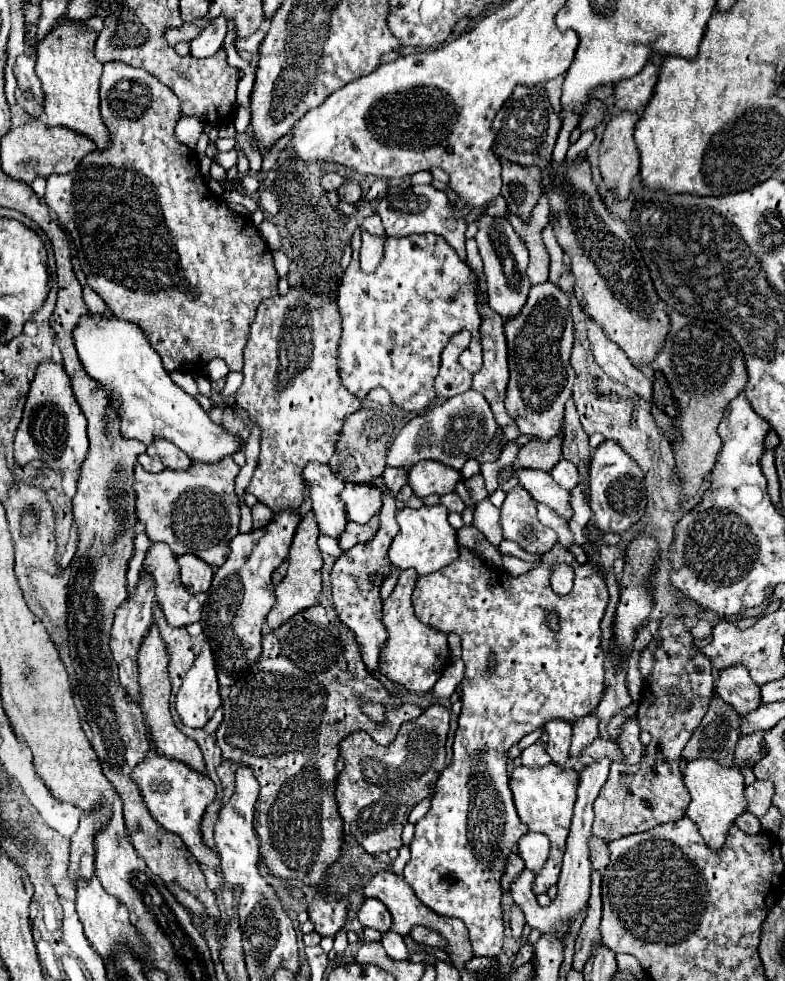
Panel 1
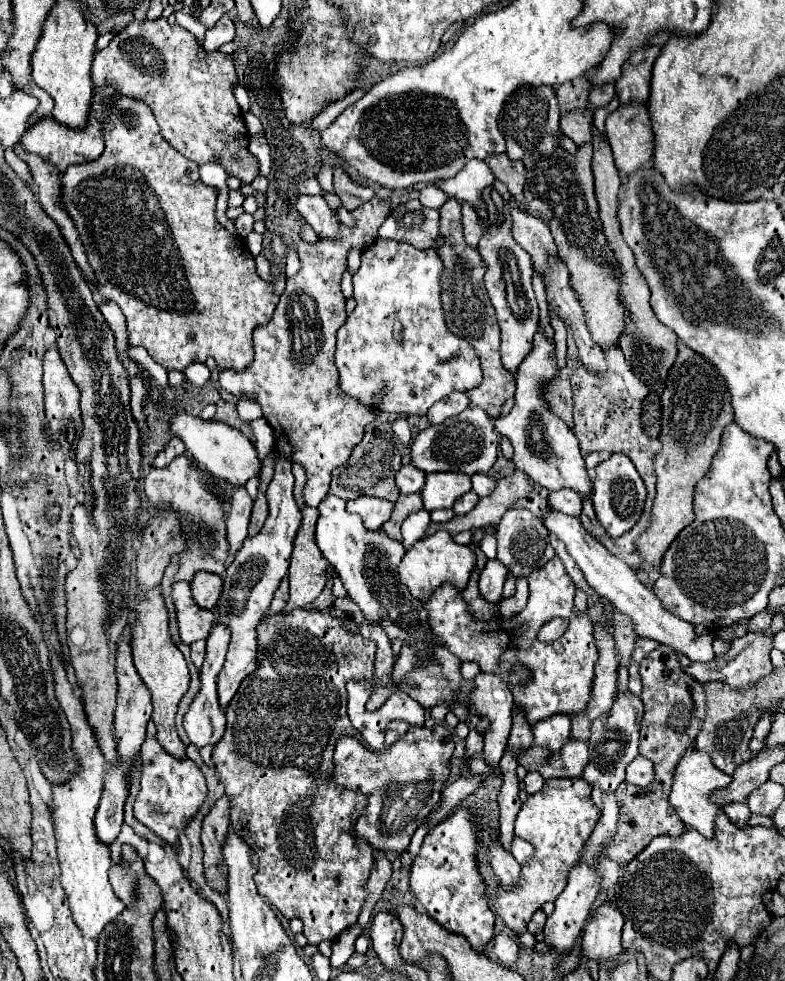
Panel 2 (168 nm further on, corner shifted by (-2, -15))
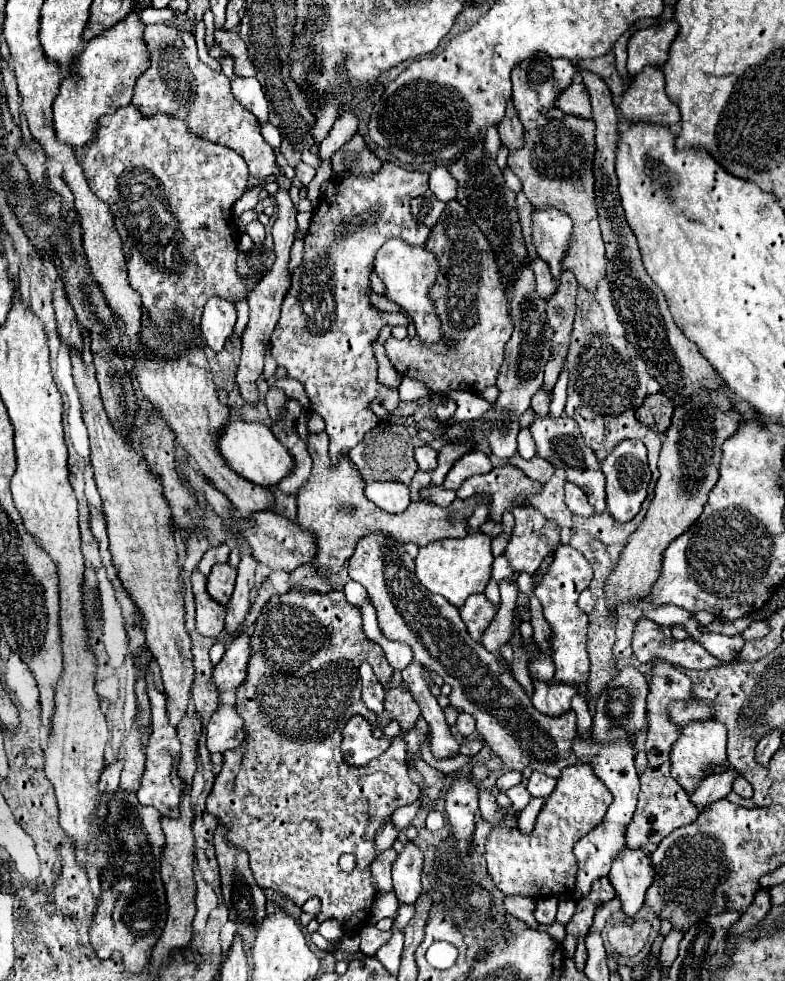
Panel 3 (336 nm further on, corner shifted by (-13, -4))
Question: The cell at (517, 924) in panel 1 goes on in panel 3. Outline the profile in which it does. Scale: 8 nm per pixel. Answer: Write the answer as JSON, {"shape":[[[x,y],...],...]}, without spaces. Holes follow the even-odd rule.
{"shape":[[[575,764],[563,770],[557,780],[557,788],[547,798],[547,804],[537,816],[535,828],[529,836],[521,833],[518,822],[511,814],[506,814],[502,821],[491,830],[487,838],[487,870],[495,886],[503,894],[521,894],[521,896],[565,896],[575,890],[577,880],[577,860],[573,846],[593,828],[597,828],[611,804],[613,796],[603,788],[603,782],[591,772],[587,764]]]}

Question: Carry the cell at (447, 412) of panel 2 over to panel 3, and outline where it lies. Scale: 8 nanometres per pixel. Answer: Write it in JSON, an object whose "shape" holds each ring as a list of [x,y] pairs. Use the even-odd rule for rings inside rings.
{"shape":[[[443,400],[443,402],[439,402],[439,406],[435,408],[435,414],[437,414],[437,418],[439,418],[441,422],[447,422],[447,420],[453,418],[455,410],[457,410],[457,404],[455,404],[453,400]]]}

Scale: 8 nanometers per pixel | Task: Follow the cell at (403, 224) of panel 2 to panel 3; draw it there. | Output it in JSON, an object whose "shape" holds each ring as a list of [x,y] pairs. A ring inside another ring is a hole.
{"shape":[[[427,190],[423,196],[417,196],[415,200],[411,200],[411,214],[419,222],[427,224],[429,228],[435,224],[435,220],[441,216],[443,210],[445,210],[445,202],[437,200],[431,190]]]}

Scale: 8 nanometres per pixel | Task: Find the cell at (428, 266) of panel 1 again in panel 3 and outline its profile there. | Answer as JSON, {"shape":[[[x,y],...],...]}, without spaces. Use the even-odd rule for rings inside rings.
{"shape":[[[399,238],[387,240],[375,256],[375,274],[387,286],[387,298],[397,302],[413,318],[415,328],[417,328],[417,336],[425,344],[441,342],[441,332],[439,332],[439,320],[435,316],[435,306],[431,304],[431,300],[427,296],[429,284],[433,284],[433,280],[437,276],[437,266],[439,264],[437,264],[435,256],[431,256],[431,252],[427,252],[423,246],[409,246]]]}

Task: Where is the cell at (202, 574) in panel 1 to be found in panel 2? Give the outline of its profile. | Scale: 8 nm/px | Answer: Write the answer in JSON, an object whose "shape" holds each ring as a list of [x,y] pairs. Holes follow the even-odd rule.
{"shape":[[[198,571],[194,575],[194,579],[190,581],[190,589],[192,589],[194,601],[202,609],[214,609],[218,597],[220,597],[220,591],[222,591],[222,579],[214,573]]]}

